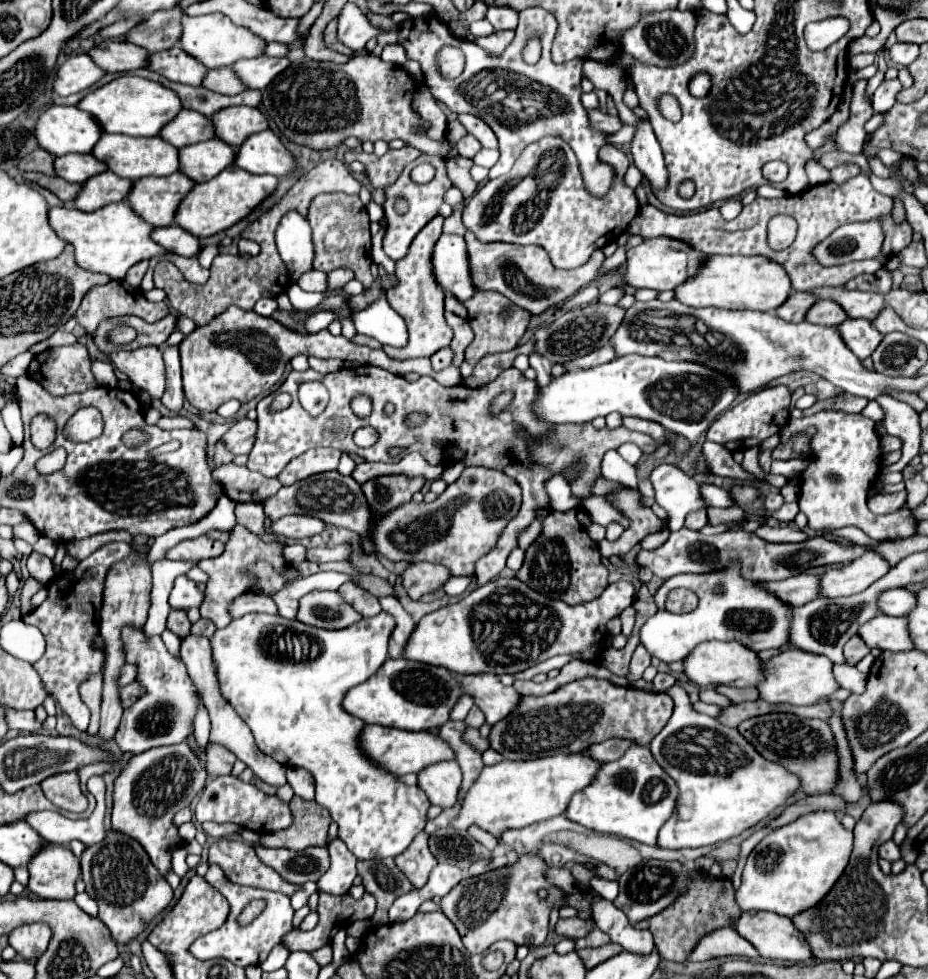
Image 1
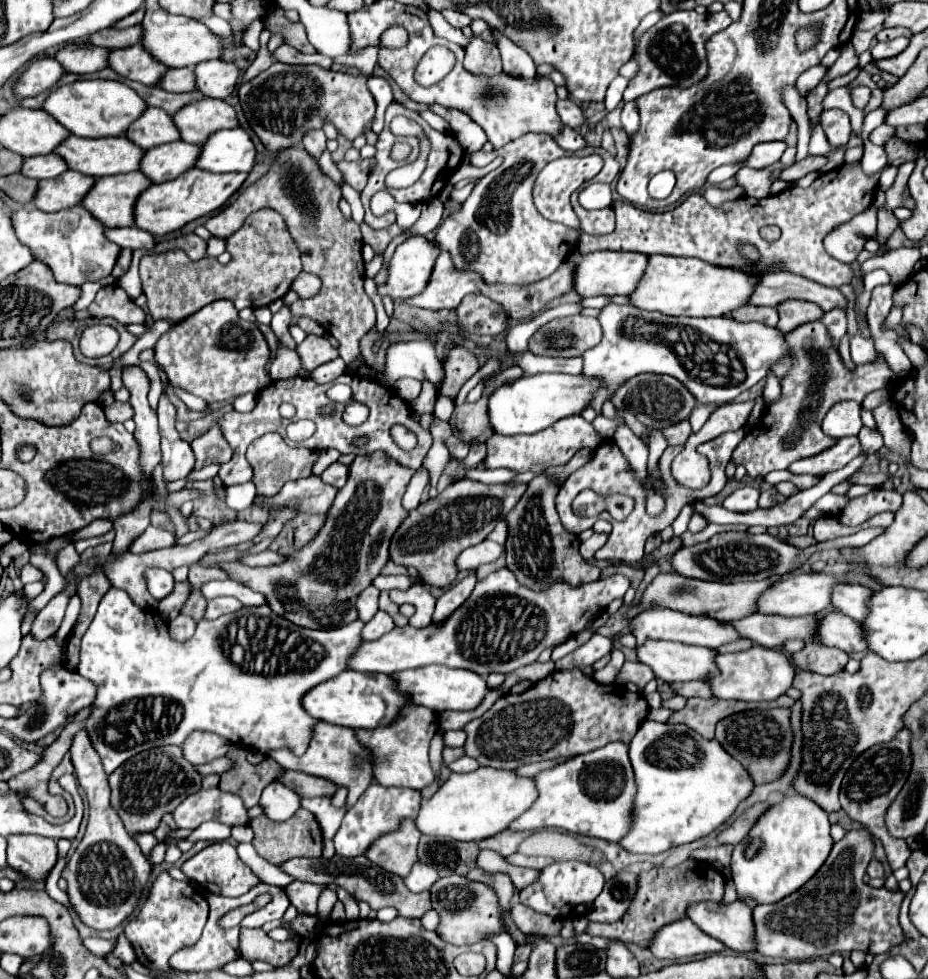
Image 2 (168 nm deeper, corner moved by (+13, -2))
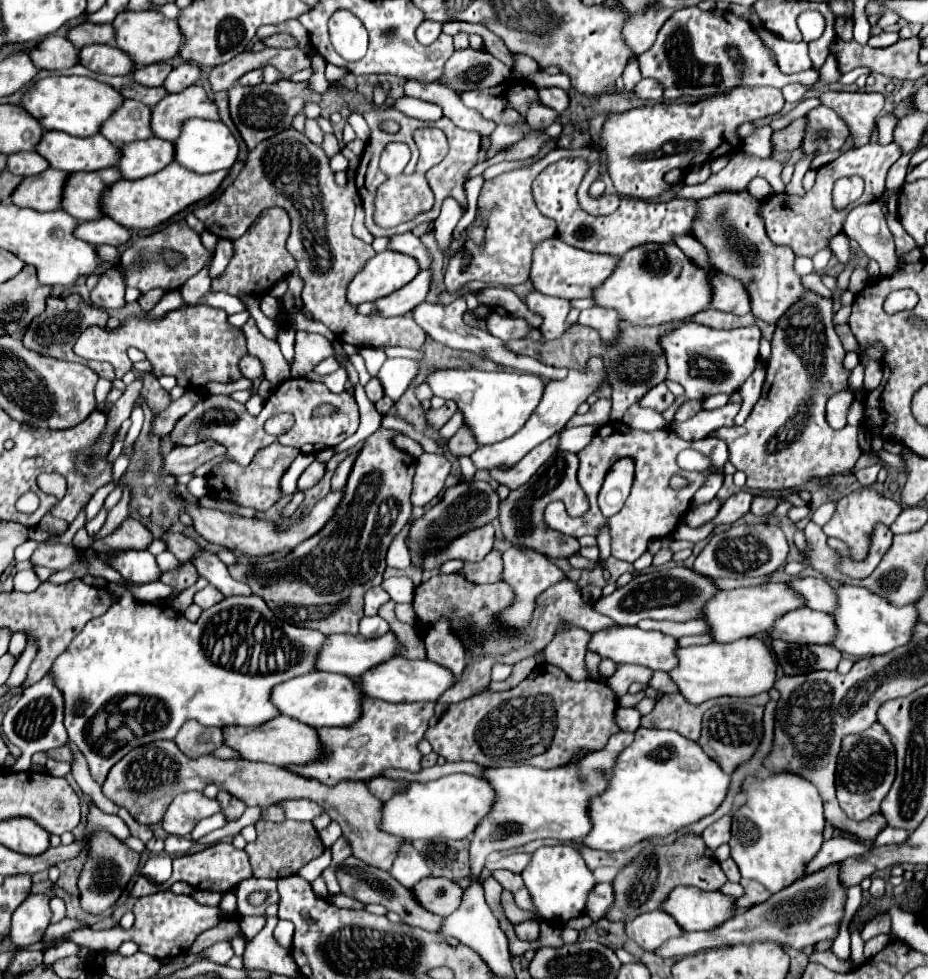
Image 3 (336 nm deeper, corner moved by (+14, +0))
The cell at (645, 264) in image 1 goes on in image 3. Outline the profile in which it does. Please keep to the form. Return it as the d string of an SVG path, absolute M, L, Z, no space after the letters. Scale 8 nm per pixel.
M552 237L552 239L540 241L536 247L536 253L532 253L530 281L534 289L544 295L552 295L560 299L582 299L582 297L588 297L612 273L616 263L618 263L618 257L586 253L566 245L558 237Z

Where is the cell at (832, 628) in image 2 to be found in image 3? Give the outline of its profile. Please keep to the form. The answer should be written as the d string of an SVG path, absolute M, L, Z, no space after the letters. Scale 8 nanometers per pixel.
M800 607L798 611L790 611L788 615L776 619L776 627L772 627L768 635L772 639L784 639L790 643L828 645L836 637L836 625L832 615Z

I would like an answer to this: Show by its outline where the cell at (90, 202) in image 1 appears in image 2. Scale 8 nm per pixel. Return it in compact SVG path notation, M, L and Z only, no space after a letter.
M67 171L55 179L39 181L39 193L33 199L33 205L41 211L63 211L75 205L81 205L85 193L95 185L95 179L81 175L77 171Z

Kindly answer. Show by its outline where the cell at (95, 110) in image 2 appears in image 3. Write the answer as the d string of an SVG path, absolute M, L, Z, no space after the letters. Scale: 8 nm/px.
M52 75L36 81L20 99L20 107L26 109L44 129L64 131L74 137L90 137L100 131L104 119L108 119L120 105L124 97L116 93L106 83L100 83L90 77L66 77Z

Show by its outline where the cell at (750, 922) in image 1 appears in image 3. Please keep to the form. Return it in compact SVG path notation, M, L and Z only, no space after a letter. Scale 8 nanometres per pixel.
M680 885L660 905L664 913L672 915L684 931L710 931L732 917L736 899L720 891L702 891L698 887Z

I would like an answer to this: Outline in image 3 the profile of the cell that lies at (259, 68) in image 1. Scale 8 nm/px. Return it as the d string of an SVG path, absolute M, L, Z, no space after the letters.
M180 63L180 65L176 65L176 67L170 71L168 79L164 81L164 89L166 89L168 93L180 93L180 91L184 91L186 87L196 85L198 77L200 77L200 67L198 67L198 65Z

